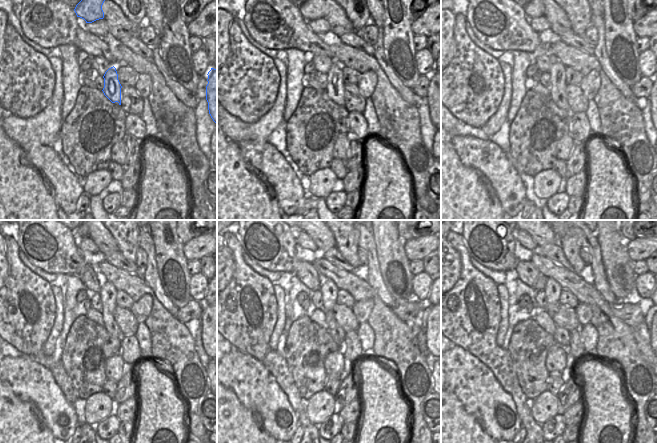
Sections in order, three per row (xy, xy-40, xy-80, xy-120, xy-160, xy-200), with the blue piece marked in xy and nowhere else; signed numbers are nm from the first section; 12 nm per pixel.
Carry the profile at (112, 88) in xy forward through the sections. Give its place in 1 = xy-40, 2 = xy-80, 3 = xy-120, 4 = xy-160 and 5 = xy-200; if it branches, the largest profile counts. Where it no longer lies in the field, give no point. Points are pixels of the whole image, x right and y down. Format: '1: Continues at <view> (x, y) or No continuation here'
1: Continues at xy-40 (335, 88)
2: Continues at xy-80 (558, 84)
3: Continues at xy-120 (108, 293)
4: Continues at xy-160 (328, 288)
5: Continues at xy-200 (552, 289).

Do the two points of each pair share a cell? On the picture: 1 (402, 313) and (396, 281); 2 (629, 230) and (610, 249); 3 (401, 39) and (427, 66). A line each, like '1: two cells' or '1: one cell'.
1: two cells
2: two cells
3: two cells

